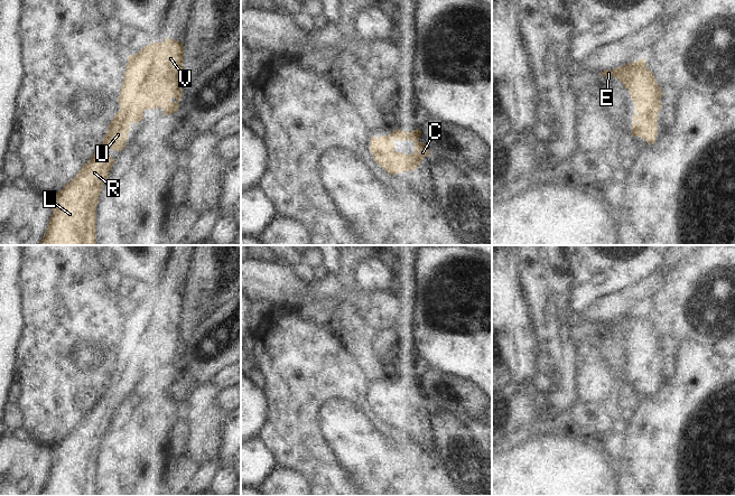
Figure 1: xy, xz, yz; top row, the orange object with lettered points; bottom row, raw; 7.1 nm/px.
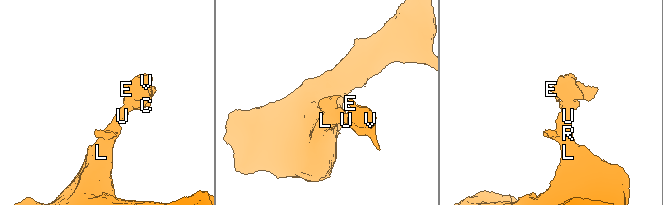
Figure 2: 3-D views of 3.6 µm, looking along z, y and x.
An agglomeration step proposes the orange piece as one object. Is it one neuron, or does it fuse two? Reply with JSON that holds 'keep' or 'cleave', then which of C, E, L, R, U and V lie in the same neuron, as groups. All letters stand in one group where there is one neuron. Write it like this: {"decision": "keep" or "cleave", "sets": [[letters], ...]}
{"decision": "keep", "sets": [["C", "E", "L", "R", "U", "V"]]}

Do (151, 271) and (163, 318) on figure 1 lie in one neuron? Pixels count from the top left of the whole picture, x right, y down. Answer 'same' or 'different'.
different

